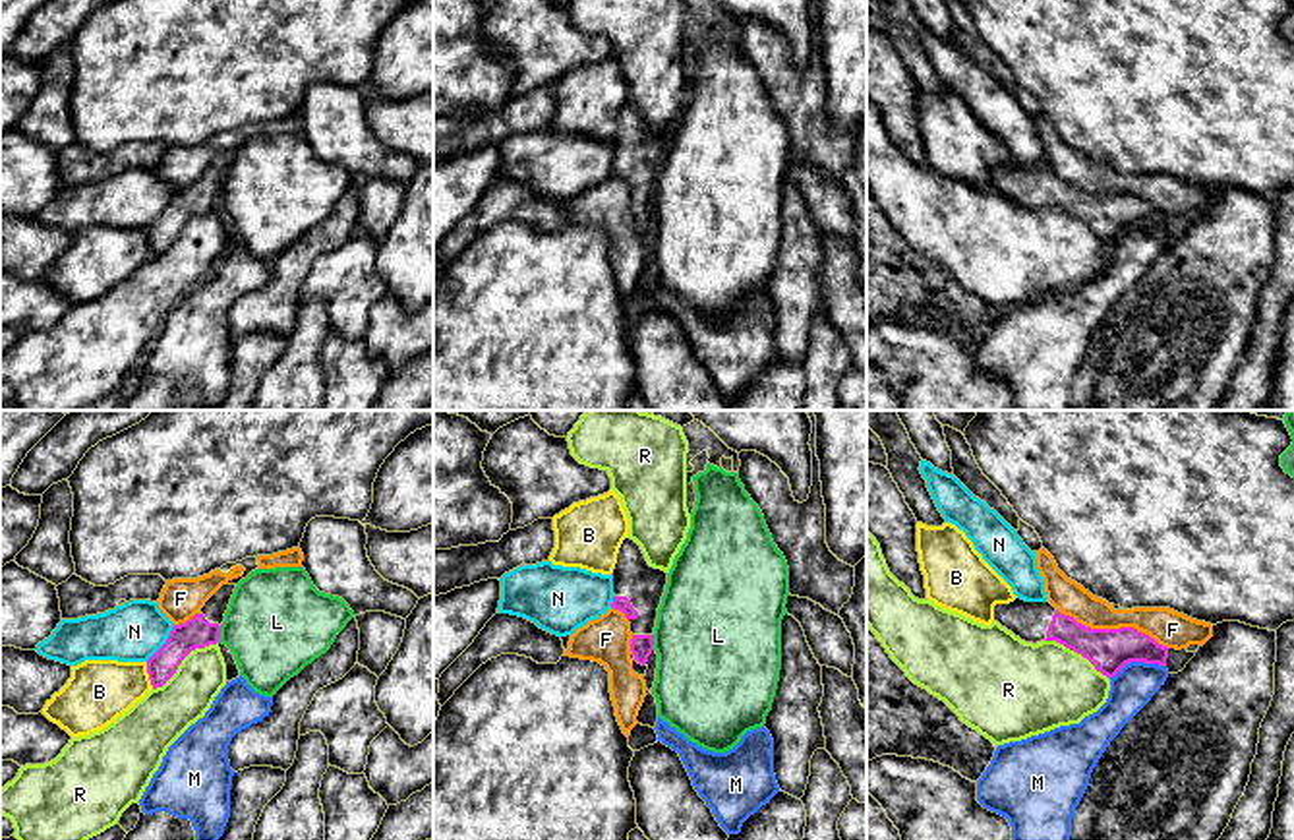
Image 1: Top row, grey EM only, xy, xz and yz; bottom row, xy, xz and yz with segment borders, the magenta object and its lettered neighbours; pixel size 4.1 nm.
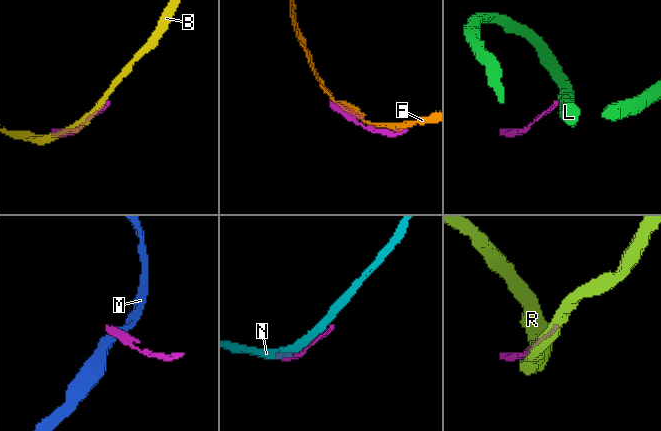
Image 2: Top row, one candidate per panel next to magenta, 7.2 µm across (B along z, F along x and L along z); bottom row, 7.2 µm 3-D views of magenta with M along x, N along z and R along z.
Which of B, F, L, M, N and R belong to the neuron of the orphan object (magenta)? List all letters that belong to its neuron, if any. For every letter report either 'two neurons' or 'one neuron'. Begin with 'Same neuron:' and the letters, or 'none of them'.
Same neuron: none of them
B: two neurons
F: two neurons
L: two neurons
M: two neurons
N: two neurons
R: two neurons

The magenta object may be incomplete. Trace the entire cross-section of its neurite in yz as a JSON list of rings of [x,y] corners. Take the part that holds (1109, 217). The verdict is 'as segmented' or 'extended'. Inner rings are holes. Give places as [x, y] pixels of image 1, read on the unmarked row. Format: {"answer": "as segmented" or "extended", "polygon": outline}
{"answer": "extended", "polygon": [[[1048,166],[994,172],[994,188],[1025,209],[1056,207],[1087,225],[1097,238],[1114,244],[1130,228],[1166,232],[1168,215],[1133,195],[1091,195],[1060,180]]]}

